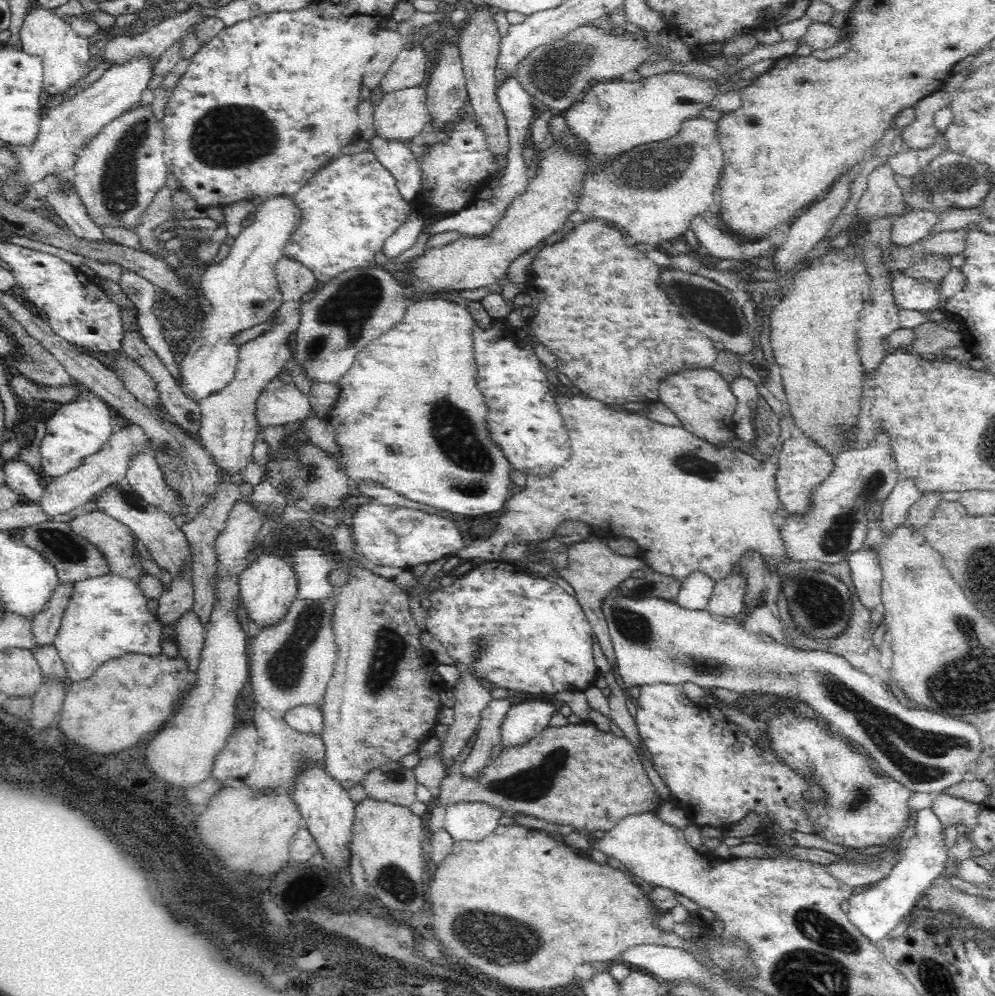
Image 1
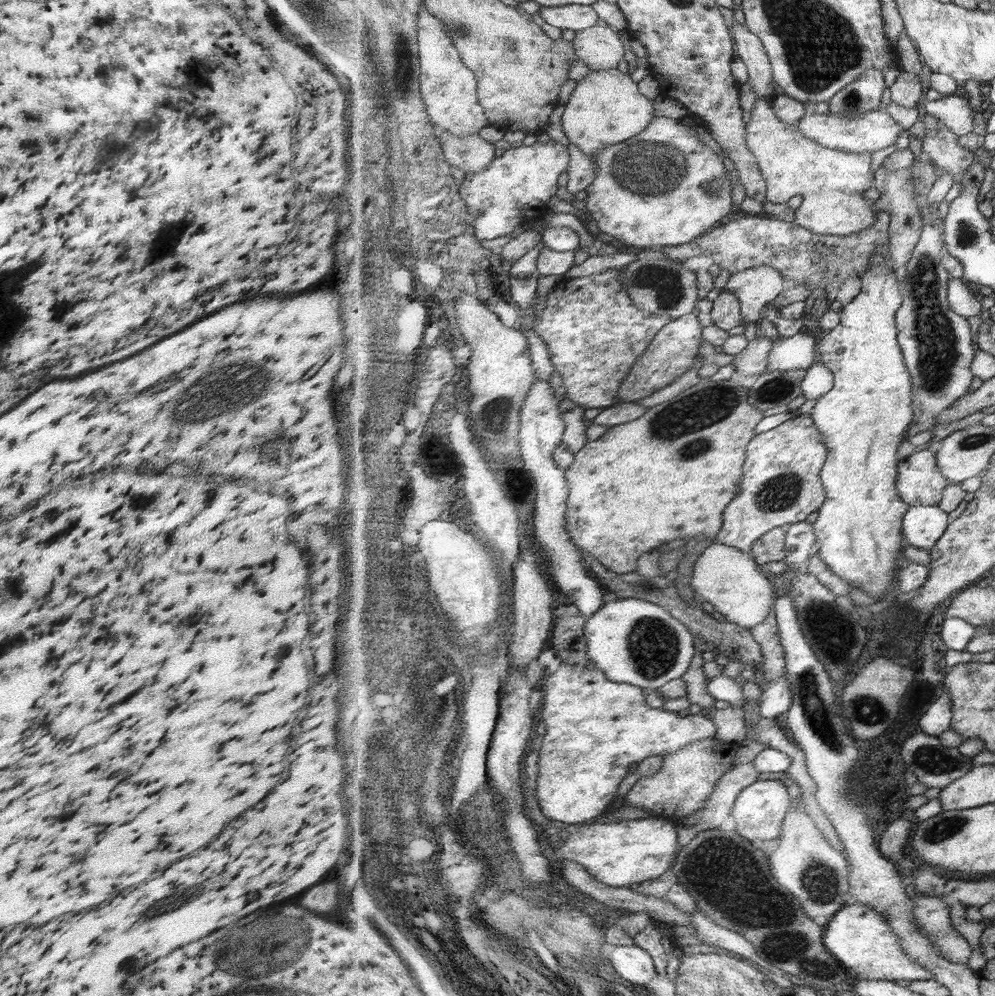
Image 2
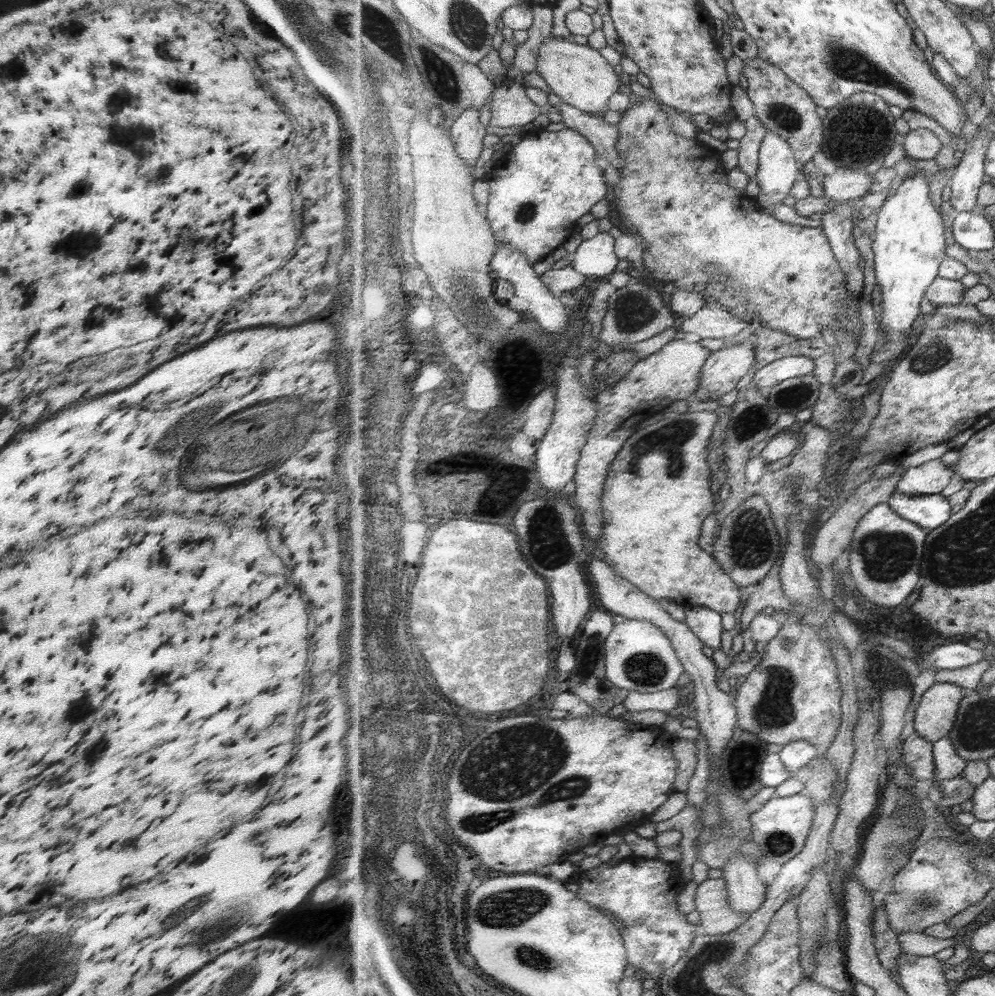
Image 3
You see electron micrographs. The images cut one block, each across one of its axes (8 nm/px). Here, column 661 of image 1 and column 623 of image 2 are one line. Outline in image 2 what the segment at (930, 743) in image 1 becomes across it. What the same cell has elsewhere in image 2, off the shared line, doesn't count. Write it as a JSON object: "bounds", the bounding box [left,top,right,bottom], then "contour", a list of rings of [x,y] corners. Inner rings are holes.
{"bounds":[587,598,695,690],"contour":[[[638,598],[605,602],[587,621],[587,654],[609,680],[658,690],[689,672],[695,657],[695,640],[688,626],[658,604]]]}

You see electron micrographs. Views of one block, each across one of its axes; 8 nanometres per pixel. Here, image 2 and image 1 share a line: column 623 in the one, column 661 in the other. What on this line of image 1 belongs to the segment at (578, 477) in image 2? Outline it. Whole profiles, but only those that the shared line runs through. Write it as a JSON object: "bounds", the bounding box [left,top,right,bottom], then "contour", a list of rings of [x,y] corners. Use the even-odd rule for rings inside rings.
{"bounds":[453,393,852,639],"contour":[[[582,393],[571,397],[553,395],[570,438],[570,460],[562,468],[557,468],[558,472],[554,471],[544,479],[530,475],[523,490],[514,494],[505,504],[501,511],[504,514],[502,518],[498,518],[496,530],[488,539],[472,542],[457,550],[453,555],[455,559],[498,561],[505,544],[514,538],[539,541],[544,551],[567,554],[569,545],[564,546],[553,536],[564,520],[584,520],[586,524],[594,524],[593,528],[590,526],[590,531],[595,538],[602,532],[604,539],[630,536],[629,539],[640,546],[636,556],[644,561],[645,568],[665,576],[674,576],[681,582],[697,571],[714,582],[723,580],[738,569],[738,558],[742,556],[742,552],[757,550],[780,576],[781,592],[786,592],[788,596],[788,612],[796,612],[794,620],[810,636],[804,636],[805,639],[839,638],[852,614],[851,593],[846,585],[834,576],[820,574],[812,568],[803,570],[800,574],[794,574],[793,568],[783,570],[784,564],[793,567],[797,563],[782,559],[782,539],[778,538],[777,530],[779,526],[773,523],[773,514],[779,506],[774,478],[778,468],[776,458],[768,458],[768,464],[762,464],[756,462],[748,452],[736,449],[731,444],[717,450],[716,447],[697,440],[684,427],[660,424],[641,412],[630,412],[607,405]]]}

